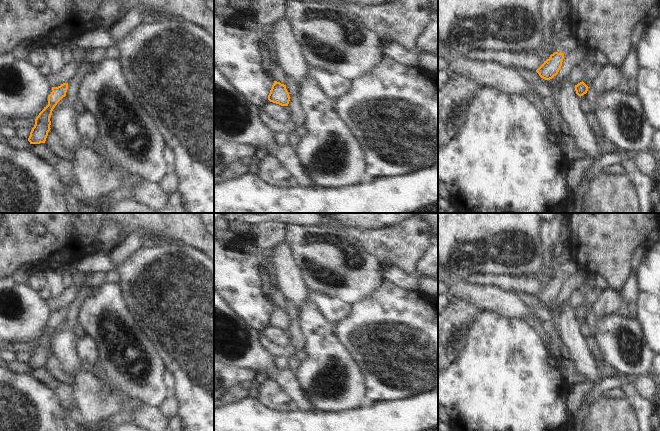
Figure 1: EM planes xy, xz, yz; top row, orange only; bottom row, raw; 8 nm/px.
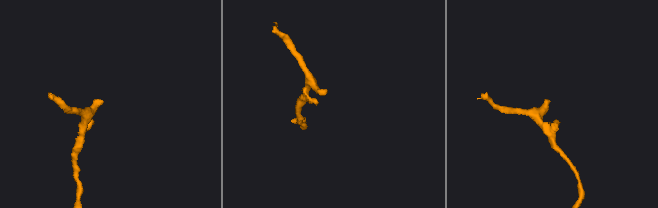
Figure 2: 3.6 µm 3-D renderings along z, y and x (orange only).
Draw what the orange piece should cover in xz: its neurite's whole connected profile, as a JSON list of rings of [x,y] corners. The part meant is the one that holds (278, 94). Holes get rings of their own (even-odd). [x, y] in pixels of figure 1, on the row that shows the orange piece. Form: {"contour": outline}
{"contour": [[[274,81],[270,93],[268,95],[268,100],[281,106],[288,106],[290,96],[286,89],[286,85]]]}

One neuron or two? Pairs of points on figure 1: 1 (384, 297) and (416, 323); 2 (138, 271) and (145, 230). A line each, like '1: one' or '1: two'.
1: one
2: two

